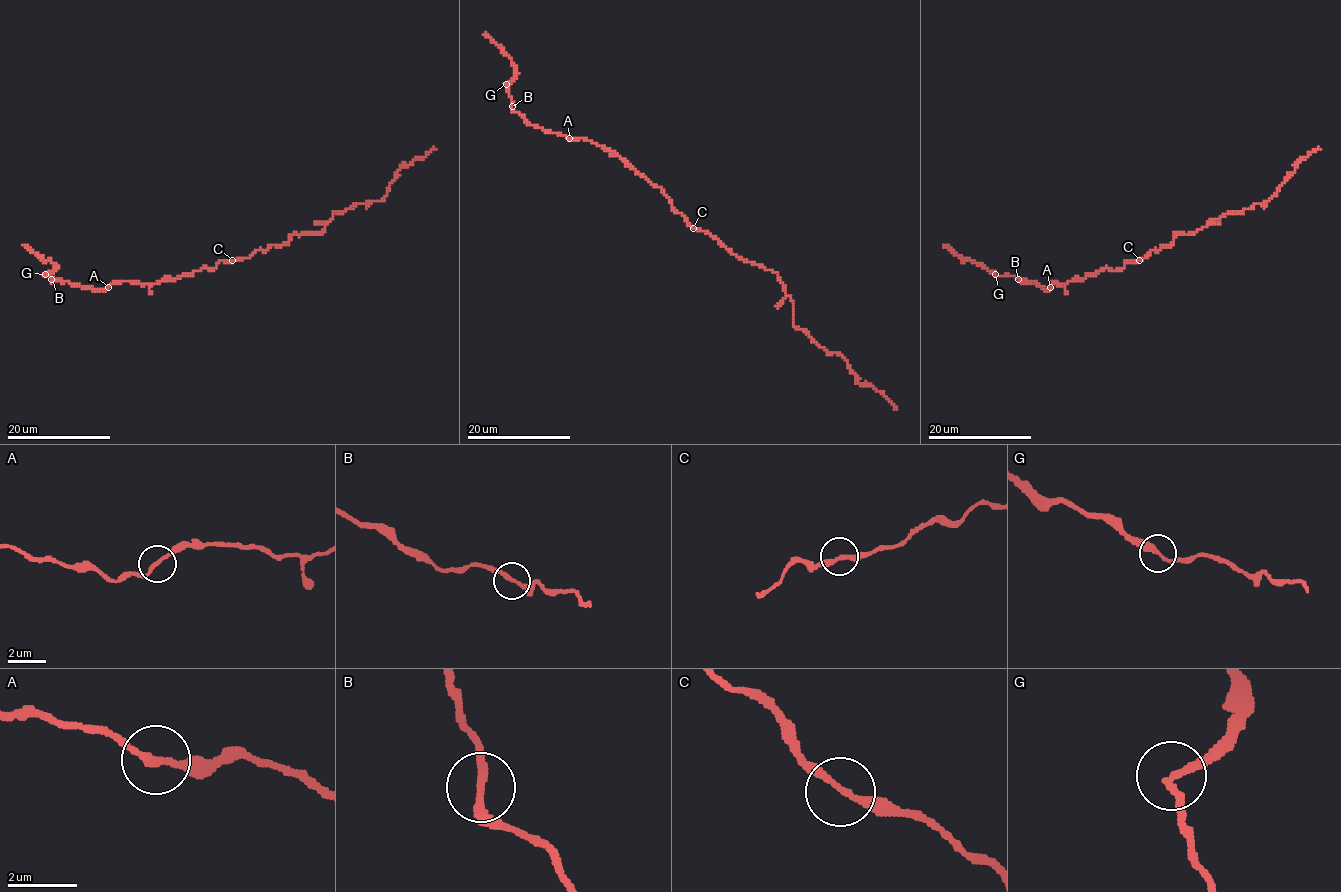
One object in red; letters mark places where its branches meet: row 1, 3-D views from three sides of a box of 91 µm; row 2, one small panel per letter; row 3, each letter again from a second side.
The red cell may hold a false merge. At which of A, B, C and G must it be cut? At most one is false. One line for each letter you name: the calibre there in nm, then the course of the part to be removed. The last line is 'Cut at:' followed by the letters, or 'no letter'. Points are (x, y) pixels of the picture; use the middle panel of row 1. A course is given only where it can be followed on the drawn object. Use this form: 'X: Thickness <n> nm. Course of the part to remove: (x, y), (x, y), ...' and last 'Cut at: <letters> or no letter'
G: Thickness 200 nm. Course of the part to remove: (506, 84), (515, 76), (513, 62), (484, 34)
Cut at: G

